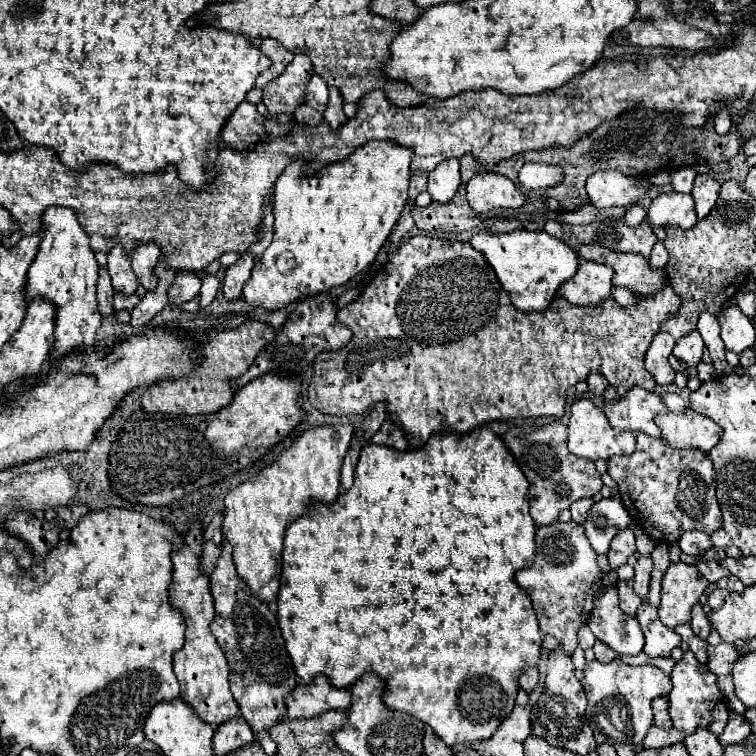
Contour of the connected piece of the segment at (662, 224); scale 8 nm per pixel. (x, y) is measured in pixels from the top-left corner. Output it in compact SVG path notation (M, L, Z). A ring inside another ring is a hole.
M678 192L660 194L648 208L648 222L652 224L652 228L692 228L696 224L692 196Z

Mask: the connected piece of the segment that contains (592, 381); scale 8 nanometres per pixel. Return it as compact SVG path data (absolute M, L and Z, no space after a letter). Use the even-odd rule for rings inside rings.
M592 372L592 374L586 378L586 382L588 382L590 392L594 392L596 396L602 396L602 392L604 392L604 390L606 390L606 386L608 386L608 380L606 380L604 376L596 374L596 372Z

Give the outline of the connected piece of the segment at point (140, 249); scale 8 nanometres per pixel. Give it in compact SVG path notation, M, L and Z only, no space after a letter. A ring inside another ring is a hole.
M148 242L148 244L136 244L136 248L130 254L132 262L132 272L138 276L140 284L146 290L152 290L156 286L156 276L154 276L154 266L162 254L160 244Z

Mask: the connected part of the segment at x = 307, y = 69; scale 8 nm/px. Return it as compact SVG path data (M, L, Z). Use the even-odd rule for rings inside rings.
M296 54L286 70L264 86L264 98L270 114L292 114L304 102L304 86L312 74L312 62L304 54Z

